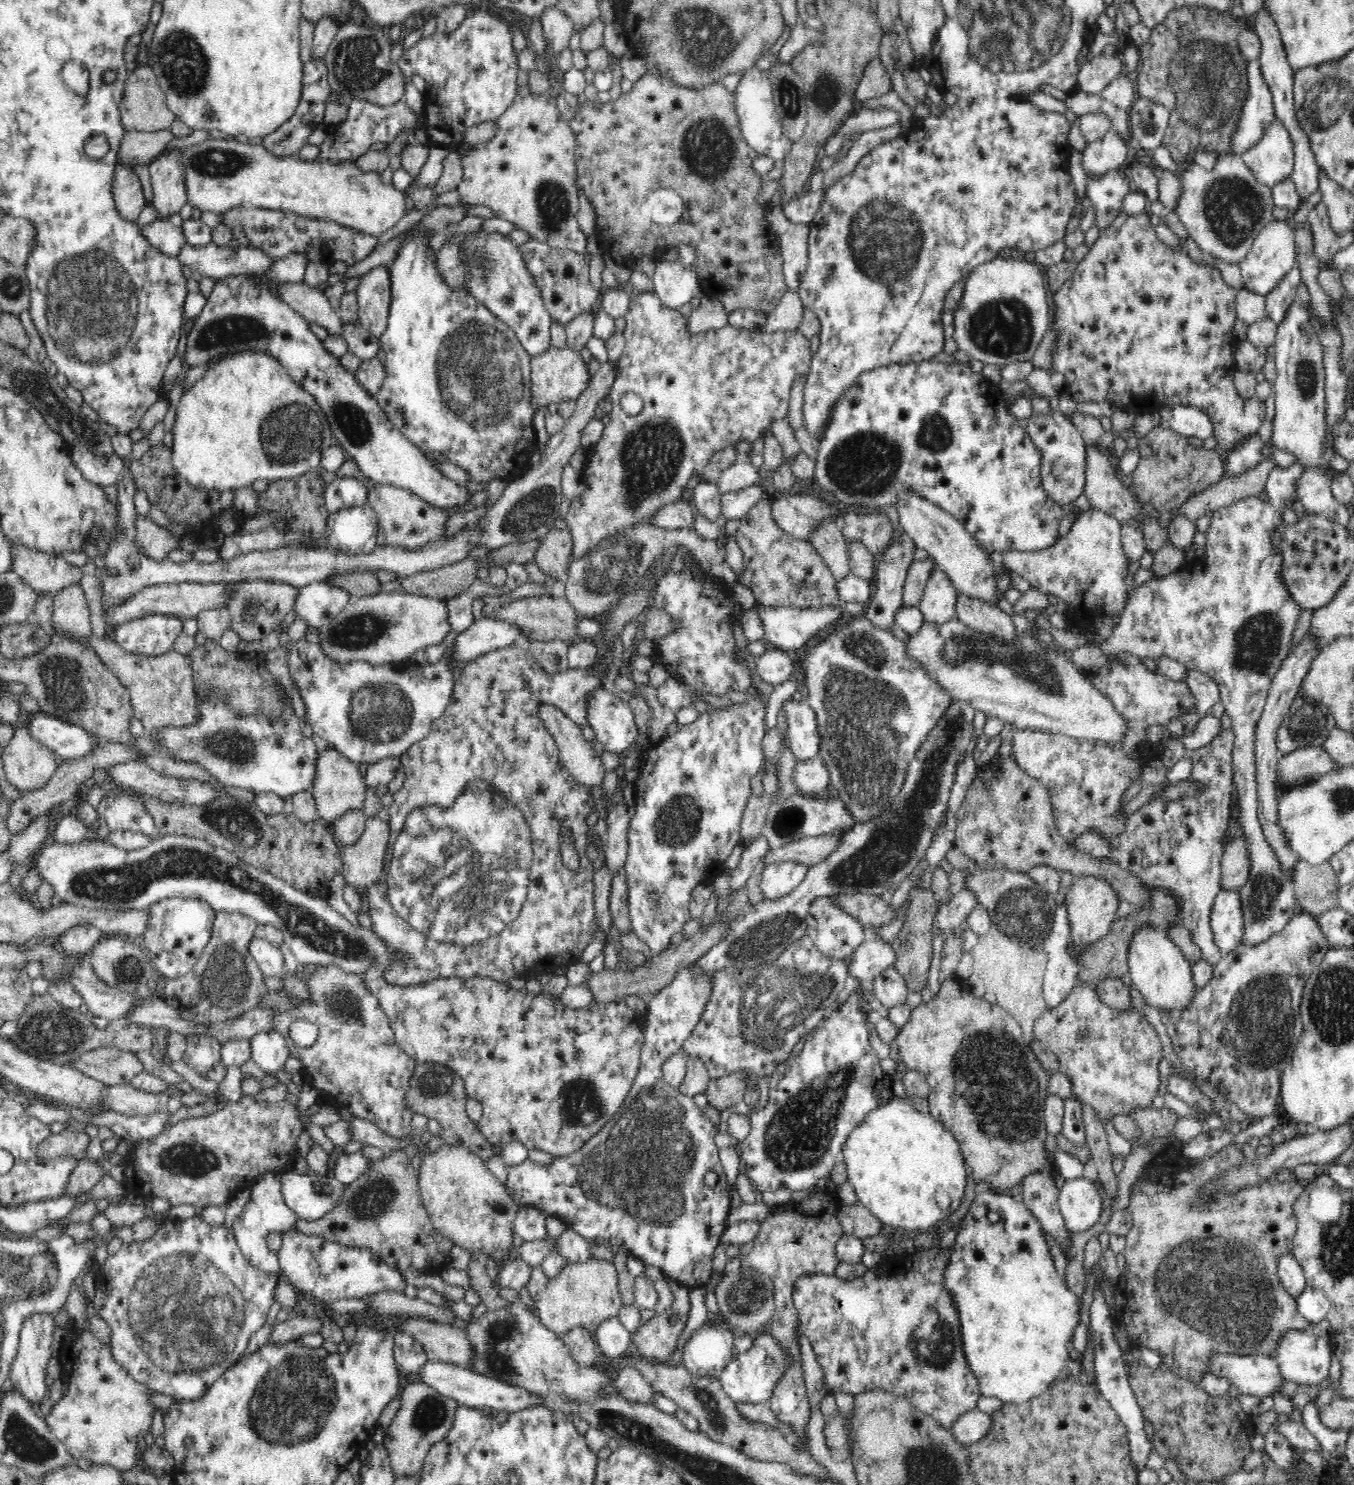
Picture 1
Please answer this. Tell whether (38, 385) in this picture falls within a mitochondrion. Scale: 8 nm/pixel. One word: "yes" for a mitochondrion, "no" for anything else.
yes

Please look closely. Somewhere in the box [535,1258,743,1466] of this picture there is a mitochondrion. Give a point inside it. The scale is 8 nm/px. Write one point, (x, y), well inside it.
(717, 1417)

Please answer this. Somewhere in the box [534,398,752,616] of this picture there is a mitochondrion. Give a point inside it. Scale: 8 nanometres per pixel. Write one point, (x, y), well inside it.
(650, 458)

